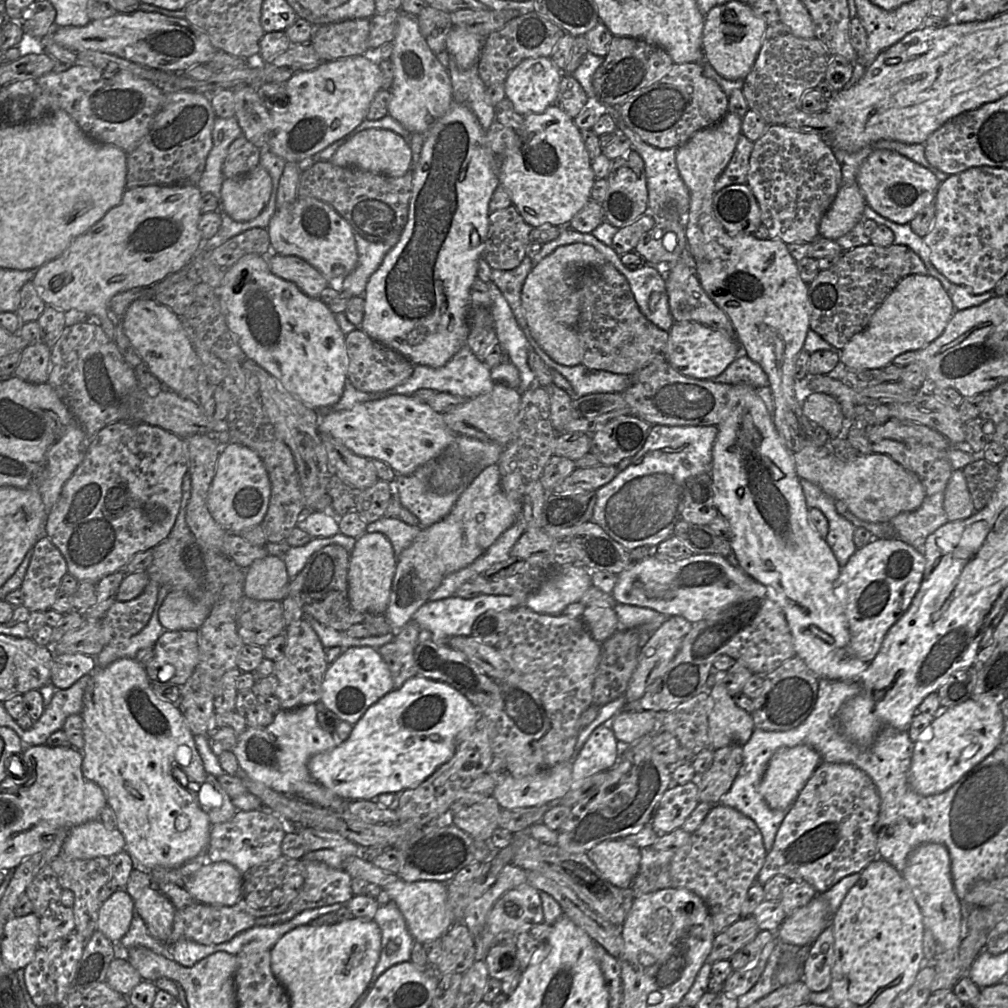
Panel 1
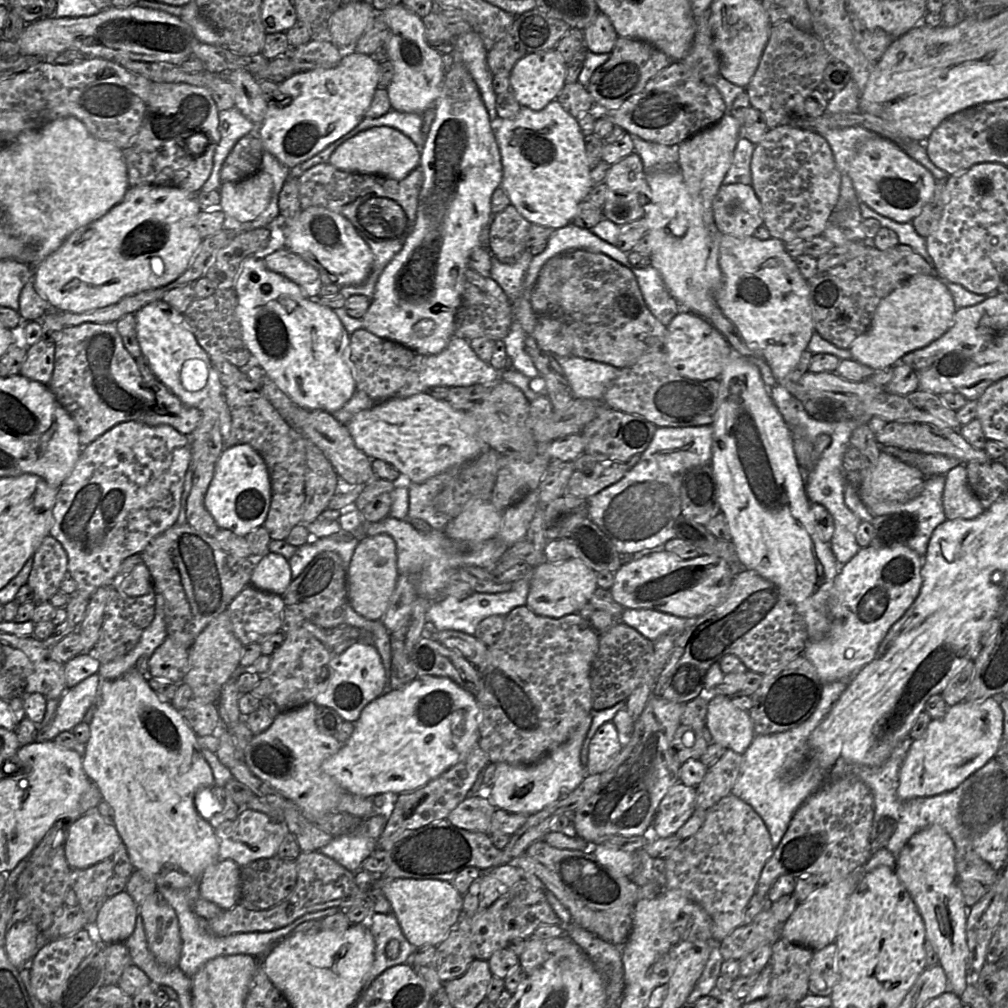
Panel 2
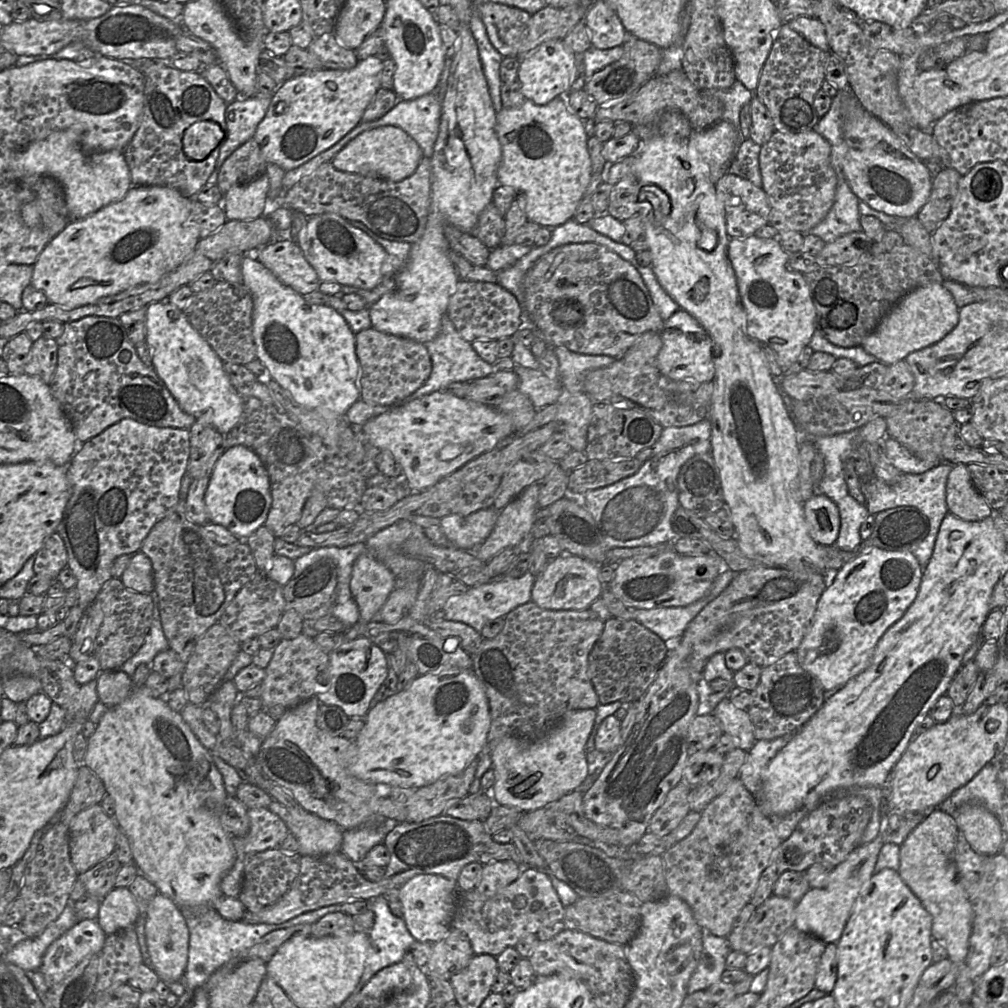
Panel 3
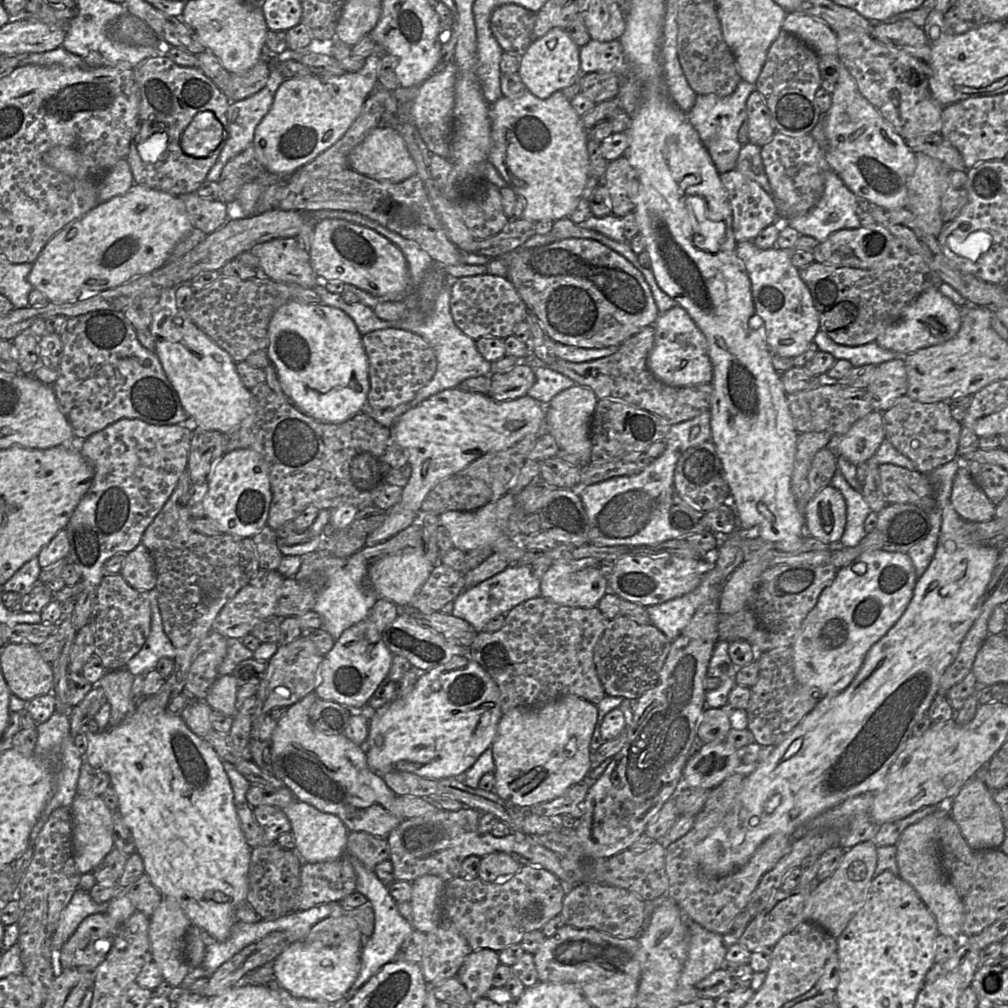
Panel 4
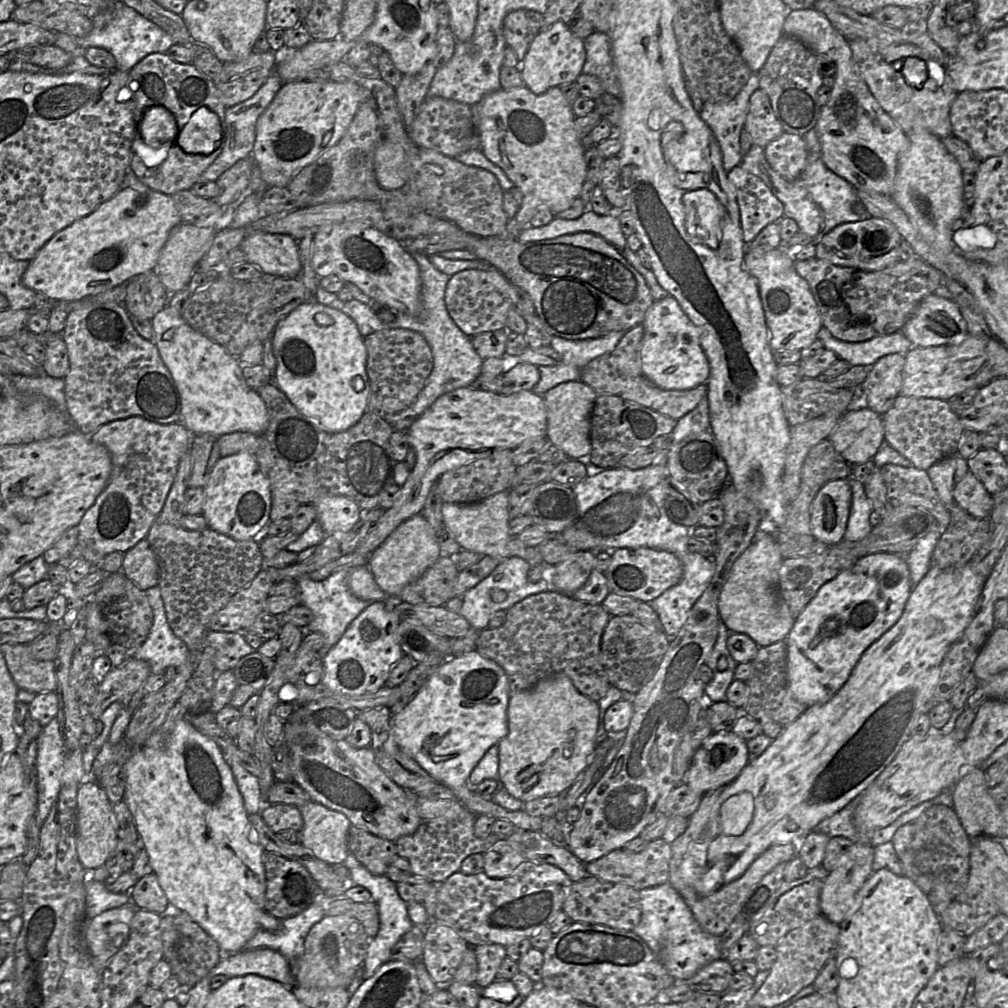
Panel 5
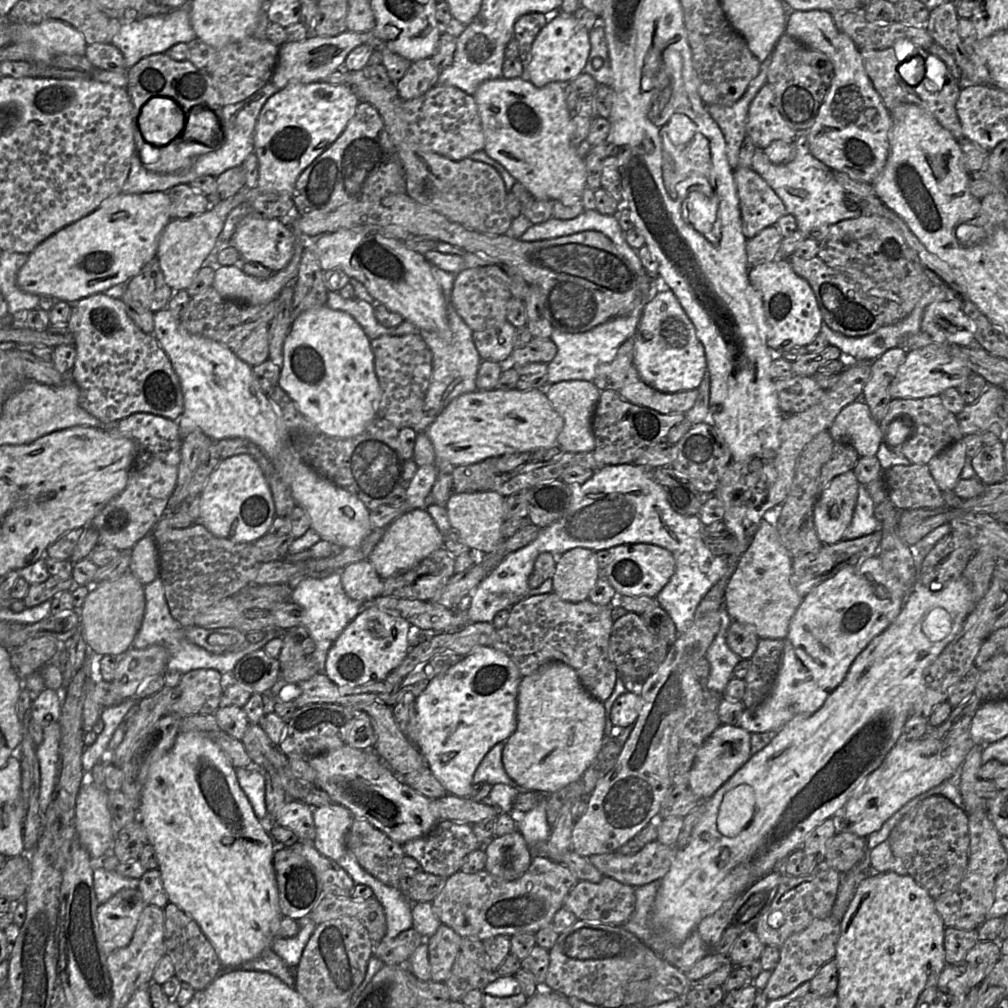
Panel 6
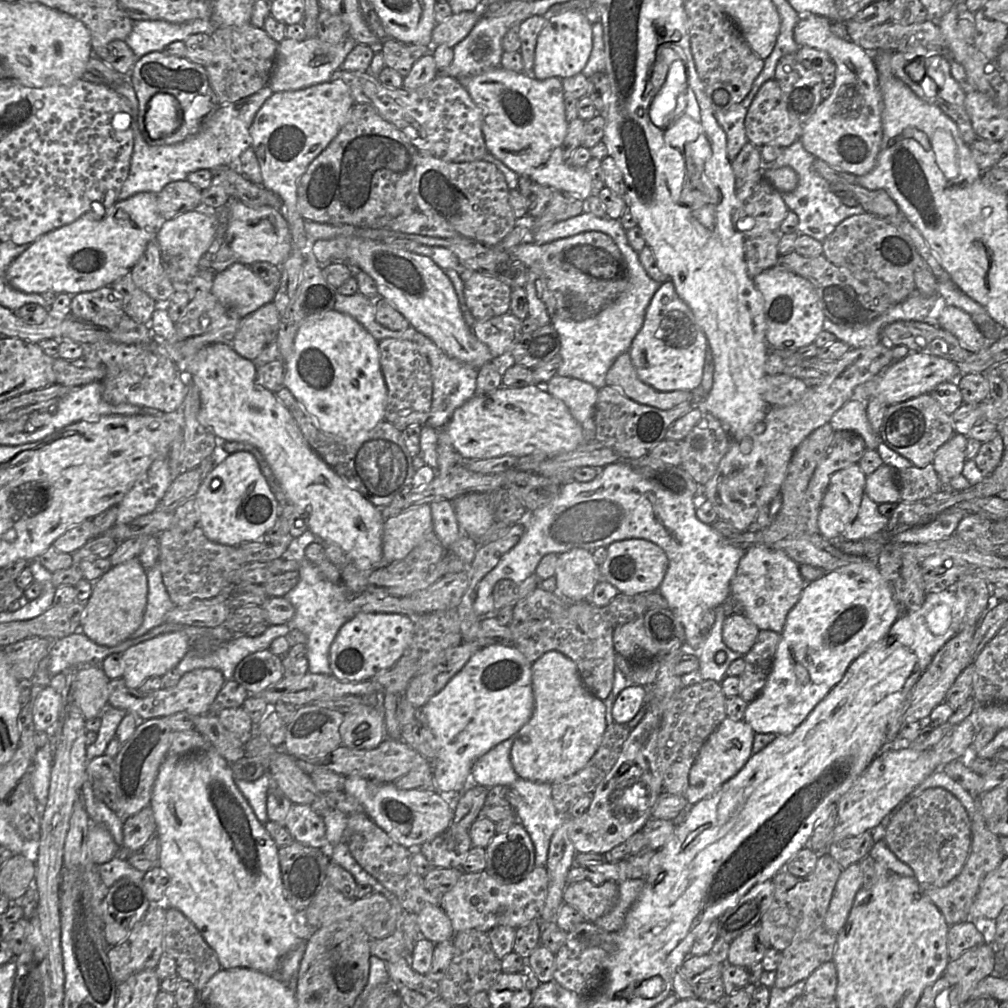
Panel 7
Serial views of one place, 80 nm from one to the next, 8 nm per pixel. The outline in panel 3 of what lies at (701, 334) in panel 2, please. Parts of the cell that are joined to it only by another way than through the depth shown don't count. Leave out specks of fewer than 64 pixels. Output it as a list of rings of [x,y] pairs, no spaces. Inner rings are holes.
[[[684,309],[677,310],[664,321],[660,332],[661,349],[656,358],[659,370],[676,381],[708,382],[714,379],[715,366],[712,356],[712,340],[702,325]]]

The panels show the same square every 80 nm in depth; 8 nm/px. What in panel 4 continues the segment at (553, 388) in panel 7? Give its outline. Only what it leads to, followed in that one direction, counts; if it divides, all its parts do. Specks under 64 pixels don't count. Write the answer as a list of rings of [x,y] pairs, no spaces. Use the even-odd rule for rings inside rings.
[[[574,384],[559,392],[545,405],[547,432],[554,437],[561,450],[576,456],[581,466],[591,462],[590,423],[597,400],[591,389]]]

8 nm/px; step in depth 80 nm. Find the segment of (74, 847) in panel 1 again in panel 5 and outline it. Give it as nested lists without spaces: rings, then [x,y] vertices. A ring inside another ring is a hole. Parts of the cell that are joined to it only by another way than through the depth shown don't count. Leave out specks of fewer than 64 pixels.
[[[95,780],[82,782],[77,791],[76,851],[85,870],[103,866],[110,852],[117,845],[116,819],[105,790]]]

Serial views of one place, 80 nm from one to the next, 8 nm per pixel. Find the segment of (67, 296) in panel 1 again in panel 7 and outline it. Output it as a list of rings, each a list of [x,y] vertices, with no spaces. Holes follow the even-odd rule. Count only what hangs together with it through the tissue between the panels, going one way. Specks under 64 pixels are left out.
[[[140,192],[117,201],[111,208],[94,207],[75,221],[47,232],[37,238],[7,268],[6,279],[15,289],[24,293],[42,294],[47,291],[75,295],[112,285],[128,274],[145,251],[148,243],[157,238],[162,219],[157,207],[157,194]]]

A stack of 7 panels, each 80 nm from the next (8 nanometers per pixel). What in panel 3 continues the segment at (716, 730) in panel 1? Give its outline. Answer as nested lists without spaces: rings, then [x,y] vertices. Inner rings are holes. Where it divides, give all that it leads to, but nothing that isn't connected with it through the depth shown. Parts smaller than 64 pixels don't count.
[[[728,697],[721,700],[712,714],[719,720],[723,734],[735,737],[735,746],[748,751],[756,741],[747,710],[735,706]]]

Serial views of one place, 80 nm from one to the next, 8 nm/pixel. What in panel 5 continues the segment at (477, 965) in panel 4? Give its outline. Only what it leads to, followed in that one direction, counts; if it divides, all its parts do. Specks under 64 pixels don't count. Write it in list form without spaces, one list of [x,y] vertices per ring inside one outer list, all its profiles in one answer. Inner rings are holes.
[[[482,944],[474,947],[478,964],[475,985],[484,989],[496,980],[497,971],[506,957],[506,947],[501,944]]]

